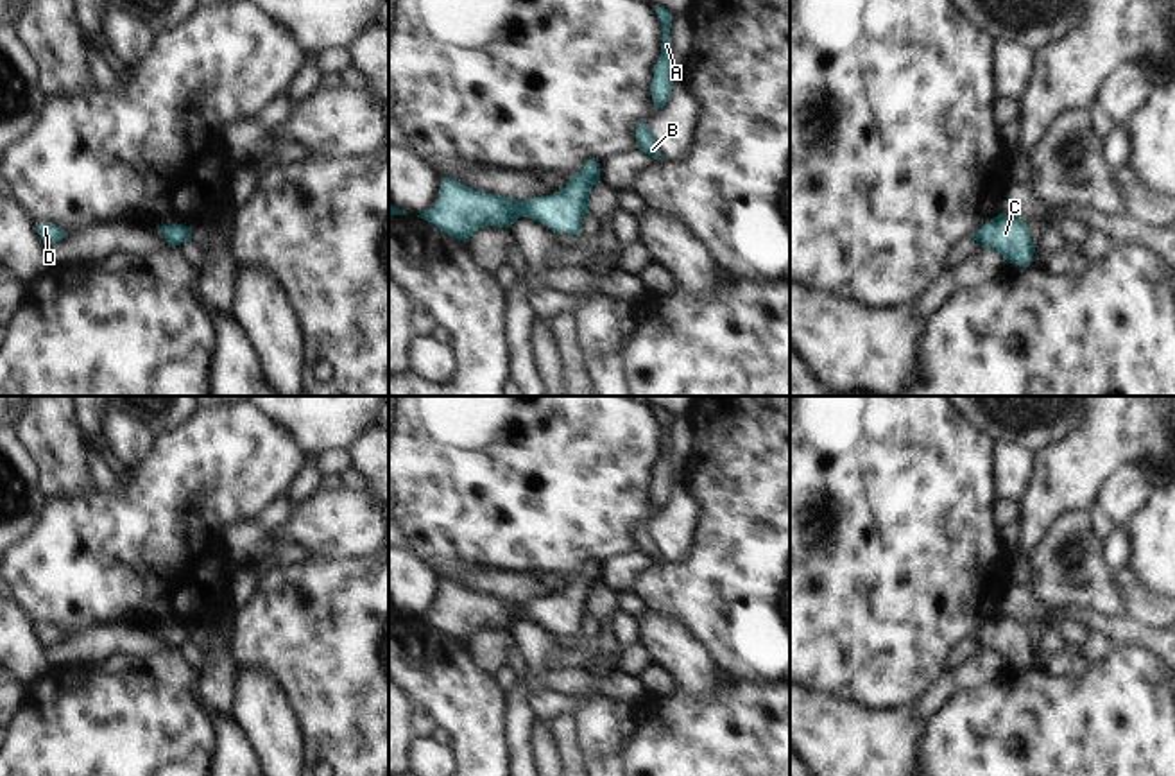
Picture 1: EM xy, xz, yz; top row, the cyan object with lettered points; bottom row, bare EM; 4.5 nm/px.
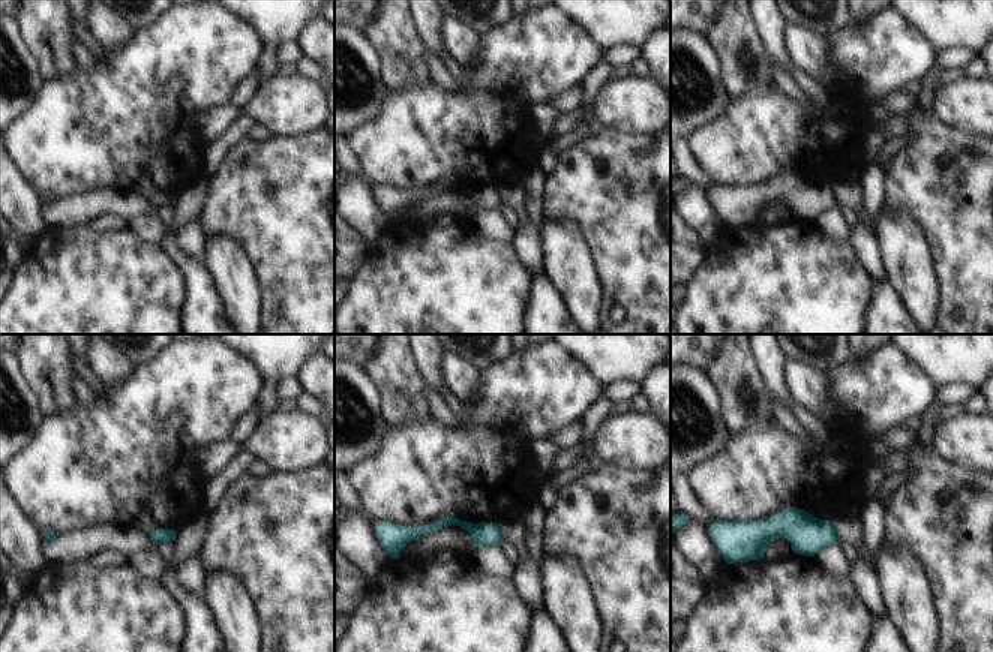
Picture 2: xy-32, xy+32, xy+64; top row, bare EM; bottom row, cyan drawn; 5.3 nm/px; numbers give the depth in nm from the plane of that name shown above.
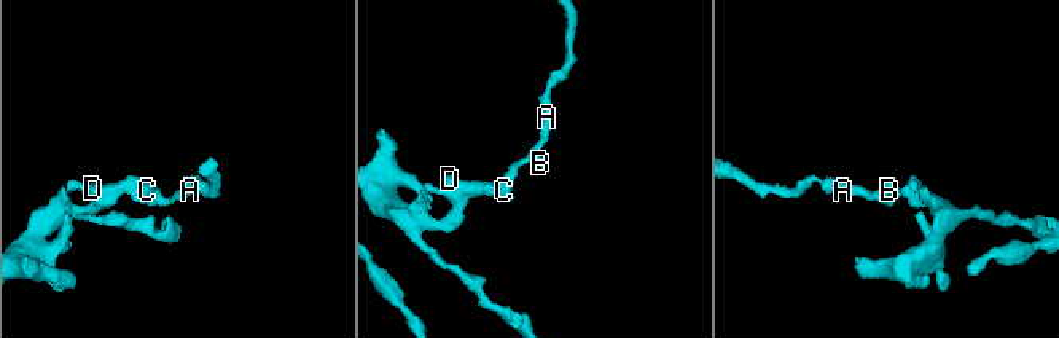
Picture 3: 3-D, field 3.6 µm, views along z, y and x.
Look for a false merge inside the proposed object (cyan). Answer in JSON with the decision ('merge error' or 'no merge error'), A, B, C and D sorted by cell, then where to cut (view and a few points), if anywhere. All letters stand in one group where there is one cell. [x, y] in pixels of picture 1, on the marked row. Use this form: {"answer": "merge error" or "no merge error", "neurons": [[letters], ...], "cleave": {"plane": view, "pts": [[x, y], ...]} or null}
{"answer": "no merge error", "neurons": [["A", "B", "C", "D"]], "cleave": null}

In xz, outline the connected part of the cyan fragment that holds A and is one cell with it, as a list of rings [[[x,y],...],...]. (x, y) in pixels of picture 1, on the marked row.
[[[654,5],[654,11],[663,27],[661,56],[654,65],[654,77],[650,82],[654,109],[657,111],[670,99],[672,84],[675,79],[675,68],[673,68],[673,61],[672,61],[672,36],[670,36],[672,11],[668,11],[665,7],[657,7],[657,5]]]

